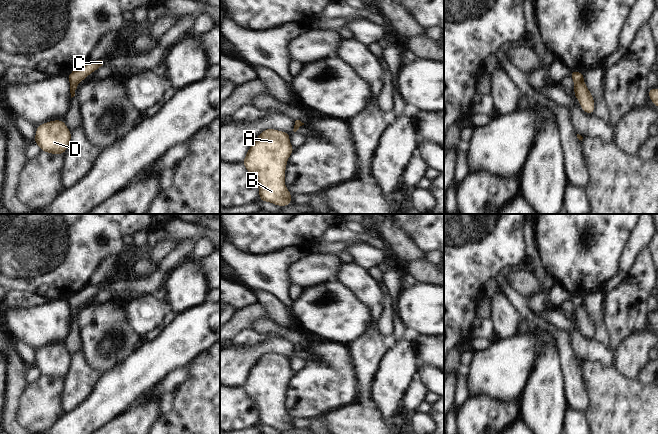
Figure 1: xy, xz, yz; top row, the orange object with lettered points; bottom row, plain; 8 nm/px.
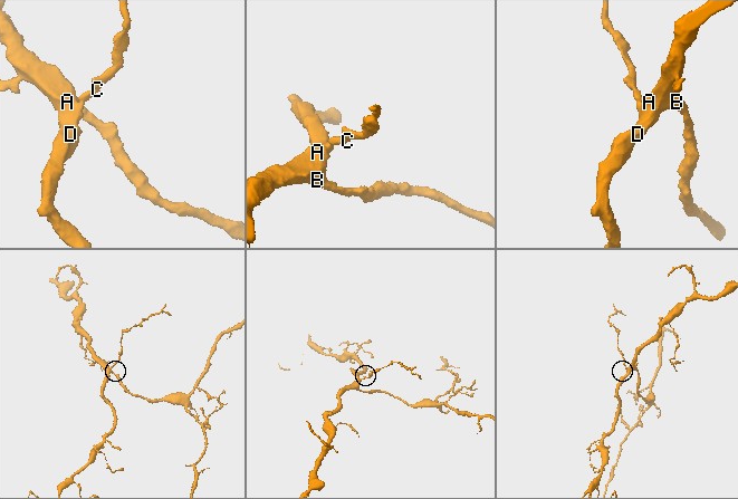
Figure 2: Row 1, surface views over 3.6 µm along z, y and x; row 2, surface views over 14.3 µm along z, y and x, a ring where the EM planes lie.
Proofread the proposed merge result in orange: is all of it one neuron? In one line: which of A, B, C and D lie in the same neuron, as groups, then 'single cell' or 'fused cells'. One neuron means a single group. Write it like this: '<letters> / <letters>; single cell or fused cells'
A B C D; single cell

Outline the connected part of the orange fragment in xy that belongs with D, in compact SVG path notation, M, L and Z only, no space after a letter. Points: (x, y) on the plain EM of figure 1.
M64 344L48 345L37 350L33 366L41 375L64 378L71 366L71 354L66 351Z

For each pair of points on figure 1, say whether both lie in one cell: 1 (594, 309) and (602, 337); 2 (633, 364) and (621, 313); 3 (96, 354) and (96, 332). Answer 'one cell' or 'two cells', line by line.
1: one cell
2: two cells
3: one cell

